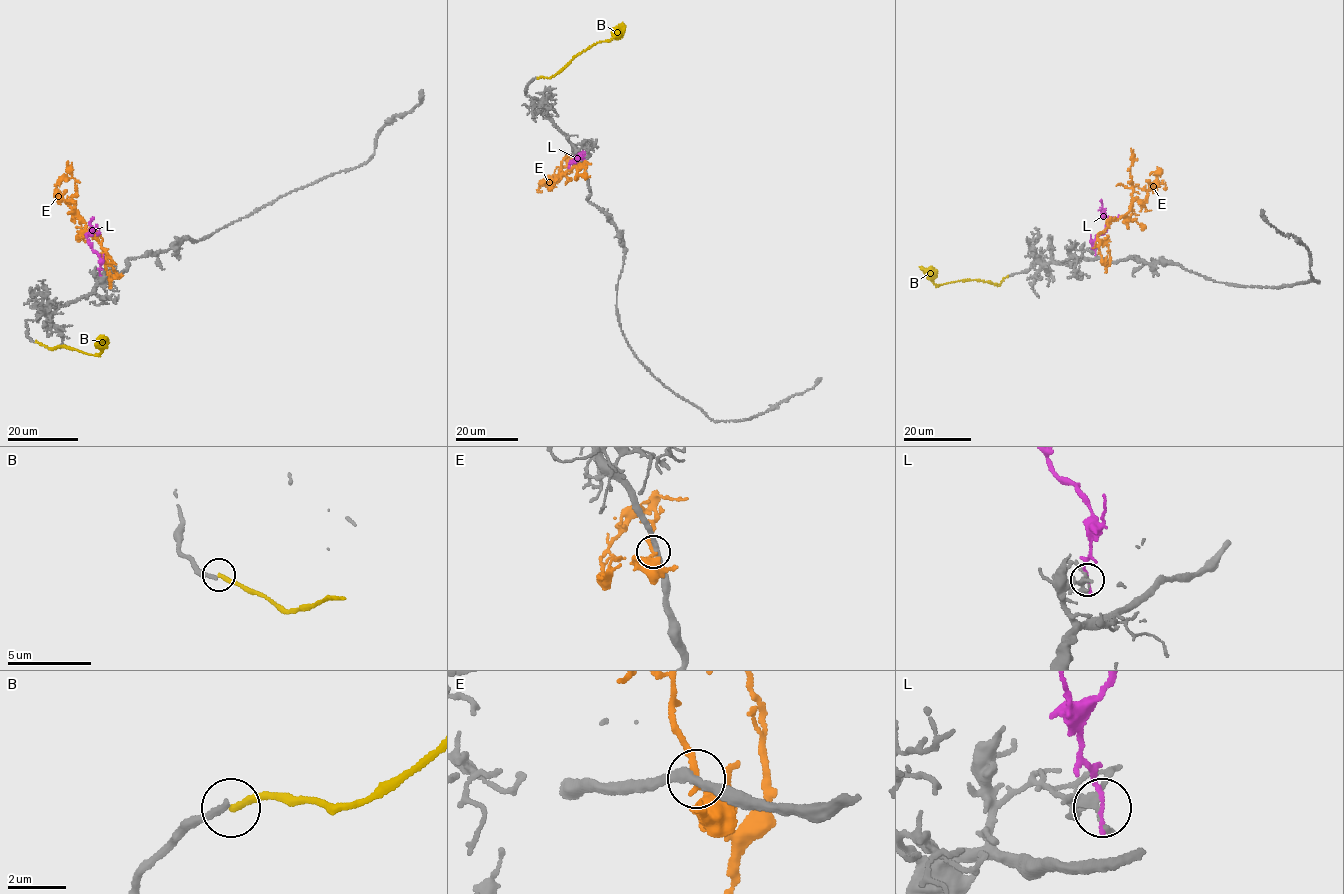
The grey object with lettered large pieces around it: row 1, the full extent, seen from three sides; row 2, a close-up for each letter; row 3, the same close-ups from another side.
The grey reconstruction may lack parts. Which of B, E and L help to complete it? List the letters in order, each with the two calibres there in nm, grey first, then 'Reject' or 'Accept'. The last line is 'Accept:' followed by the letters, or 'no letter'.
B: Thickness 240 nm (grey) against 240 nm. Reject
E: Thickness 320 nm (grey) against 280 nm. Reject
L: Thickness 170 nm (grey) against 150 nm. Reject
Accept: no letter

